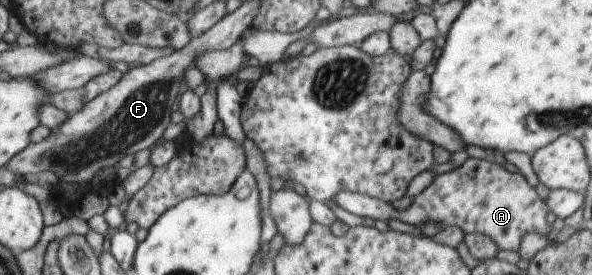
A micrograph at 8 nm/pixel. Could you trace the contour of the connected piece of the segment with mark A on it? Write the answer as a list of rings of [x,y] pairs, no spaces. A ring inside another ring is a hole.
[[[470,156],[465,162],[447,173],[437,174],[426,189],[413,196],[407,209],[397,211],[389,202],[379,201],[358,192],[342,190],[333,195],[332,200],[345,211],[361,216],[389,221],[398,219],[407,225],[421,227],[433,221],[439,229],[459,227],[462,233],[487,235],[498,250],[517,251],[521,237],[525,233],[547,233],[546,202],[535,192],[519,172],[507,173],[497,163]]]

